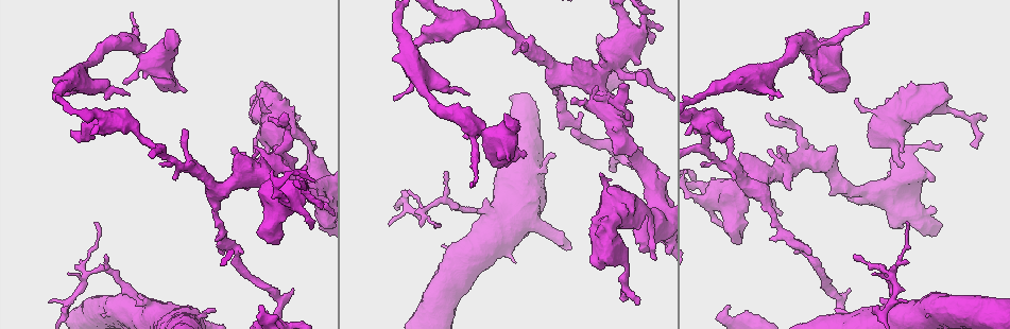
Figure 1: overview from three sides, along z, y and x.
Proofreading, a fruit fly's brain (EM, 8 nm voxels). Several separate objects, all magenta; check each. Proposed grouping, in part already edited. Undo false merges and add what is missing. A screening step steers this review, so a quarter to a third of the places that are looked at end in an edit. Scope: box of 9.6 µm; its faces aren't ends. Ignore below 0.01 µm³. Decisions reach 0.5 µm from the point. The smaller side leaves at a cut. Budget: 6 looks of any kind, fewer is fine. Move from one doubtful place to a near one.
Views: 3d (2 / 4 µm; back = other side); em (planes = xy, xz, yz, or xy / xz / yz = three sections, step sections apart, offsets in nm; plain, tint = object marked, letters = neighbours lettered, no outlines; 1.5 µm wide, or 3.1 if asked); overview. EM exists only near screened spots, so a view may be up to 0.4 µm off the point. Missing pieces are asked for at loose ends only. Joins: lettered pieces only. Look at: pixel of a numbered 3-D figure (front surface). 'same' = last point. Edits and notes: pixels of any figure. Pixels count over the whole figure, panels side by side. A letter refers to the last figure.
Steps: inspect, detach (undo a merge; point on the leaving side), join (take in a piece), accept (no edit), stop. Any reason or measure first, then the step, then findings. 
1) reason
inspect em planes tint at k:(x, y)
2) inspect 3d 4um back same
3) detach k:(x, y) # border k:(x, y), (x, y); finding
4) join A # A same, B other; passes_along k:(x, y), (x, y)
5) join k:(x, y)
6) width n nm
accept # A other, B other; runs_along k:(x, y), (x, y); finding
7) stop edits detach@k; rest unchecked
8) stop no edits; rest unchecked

branch stops here
inspect em xy step 8 tint at 1:(512, 52)

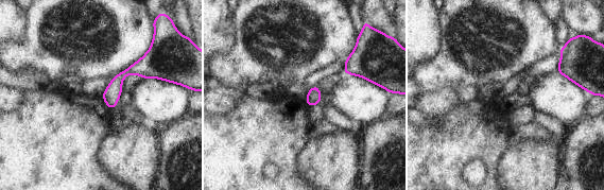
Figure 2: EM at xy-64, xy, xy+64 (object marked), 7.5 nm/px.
another direction
inspect em planes tint same

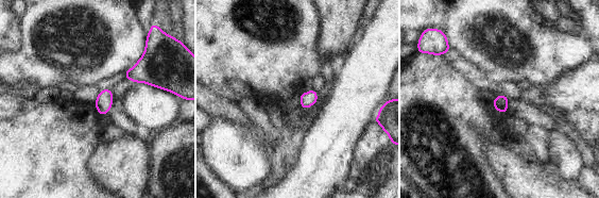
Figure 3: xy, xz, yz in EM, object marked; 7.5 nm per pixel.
inspect em planes letters same

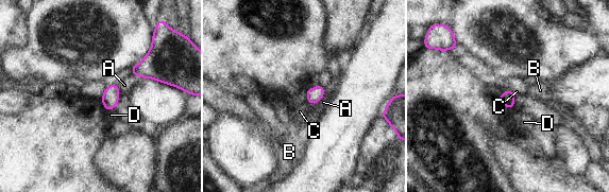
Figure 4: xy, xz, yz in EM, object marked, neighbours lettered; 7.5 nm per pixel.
accept # A other, B other, C other, D other; border 4:(117, 83), (106, 86); no lettered piece goes on from it

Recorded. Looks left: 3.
inspect 3d 4um back at 1:(217, 239)

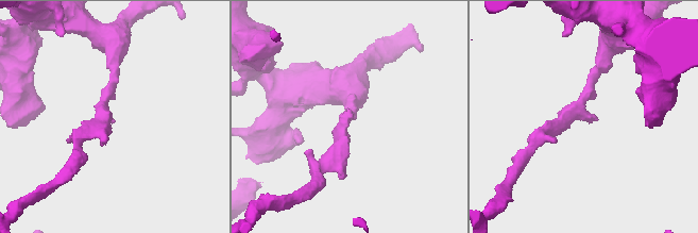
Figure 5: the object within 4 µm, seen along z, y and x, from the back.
arm_widths 170, 240 nm; now the EM
inspect em planes plain at 5:(597, 118)

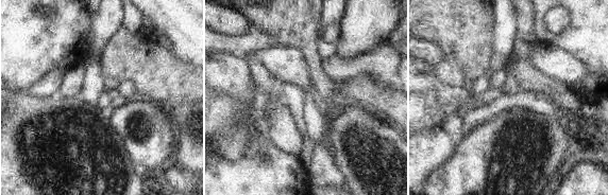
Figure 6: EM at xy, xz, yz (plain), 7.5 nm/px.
what lies round it
inspect em planes letters same

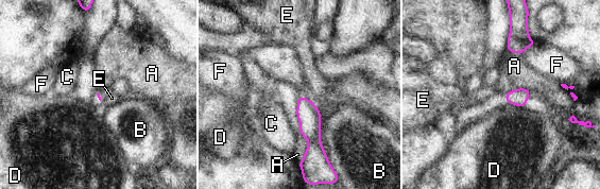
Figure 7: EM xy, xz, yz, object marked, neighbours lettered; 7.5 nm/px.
accept # A other, B other, C other, D other, E other, F other; none of them fits

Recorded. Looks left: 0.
stop no edits; rest unchecked

